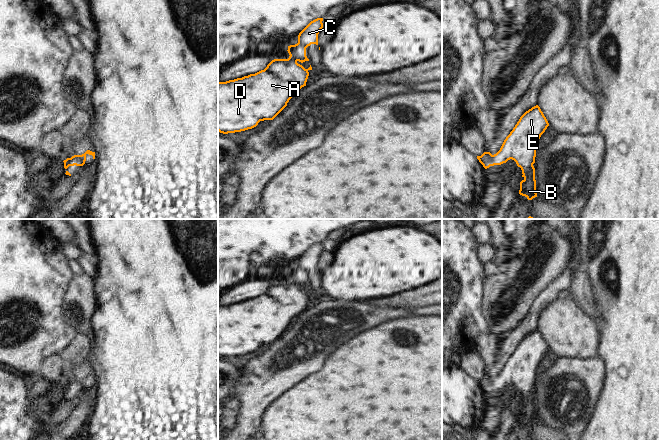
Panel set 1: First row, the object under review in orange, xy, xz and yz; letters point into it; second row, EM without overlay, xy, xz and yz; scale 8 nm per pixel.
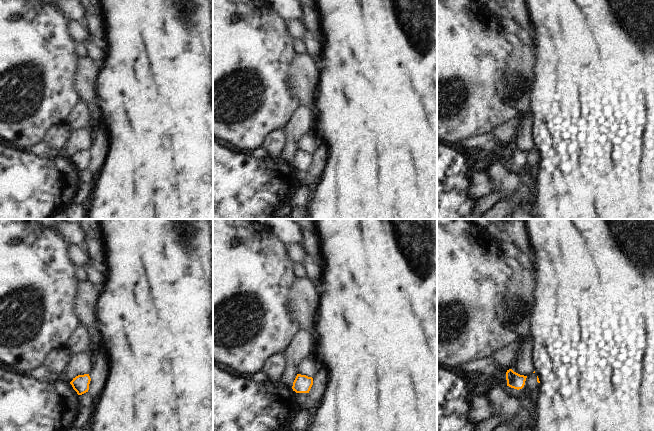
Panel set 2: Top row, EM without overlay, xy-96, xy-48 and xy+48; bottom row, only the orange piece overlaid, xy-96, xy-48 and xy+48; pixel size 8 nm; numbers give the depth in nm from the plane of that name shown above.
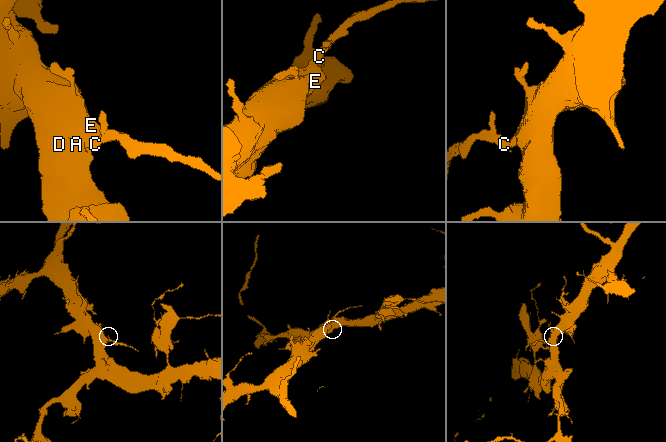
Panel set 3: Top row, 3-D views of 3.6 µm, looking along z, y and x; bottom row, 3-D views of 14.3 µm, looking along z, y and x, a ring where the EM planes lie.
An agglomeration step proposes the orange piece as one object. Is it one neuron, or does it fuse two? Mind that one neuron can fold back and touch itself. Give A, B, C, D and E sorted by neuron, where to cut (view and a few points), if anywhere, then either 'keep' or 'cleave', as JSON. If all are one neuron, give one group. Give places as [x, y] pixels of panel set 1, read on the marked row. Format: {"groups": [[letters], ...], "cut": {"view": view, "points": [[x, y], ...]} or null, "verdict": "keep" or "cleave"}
{"groups": [["A", "B", "D", "E"], ["C"]], "cut": {"view": "xy", "points": [[75, 155], [80, 165]]}, "verdict": "cleave"}

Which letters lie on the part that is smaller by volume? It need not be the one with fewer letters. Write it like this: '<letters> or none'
C

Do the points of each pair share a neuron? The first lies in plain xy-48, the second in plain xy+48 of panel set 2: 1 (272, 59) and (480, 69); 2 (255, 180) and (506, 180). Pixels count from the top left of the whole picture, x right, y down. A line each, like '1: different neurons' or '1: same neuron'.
1: same neuron
2: different neurons

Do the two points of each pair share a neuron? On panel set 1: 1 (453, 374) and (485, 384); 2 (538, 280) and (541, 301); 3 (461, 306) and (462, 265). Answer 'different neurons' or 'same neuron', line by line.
1: different neurons
2: different neurons
3: same neuron

